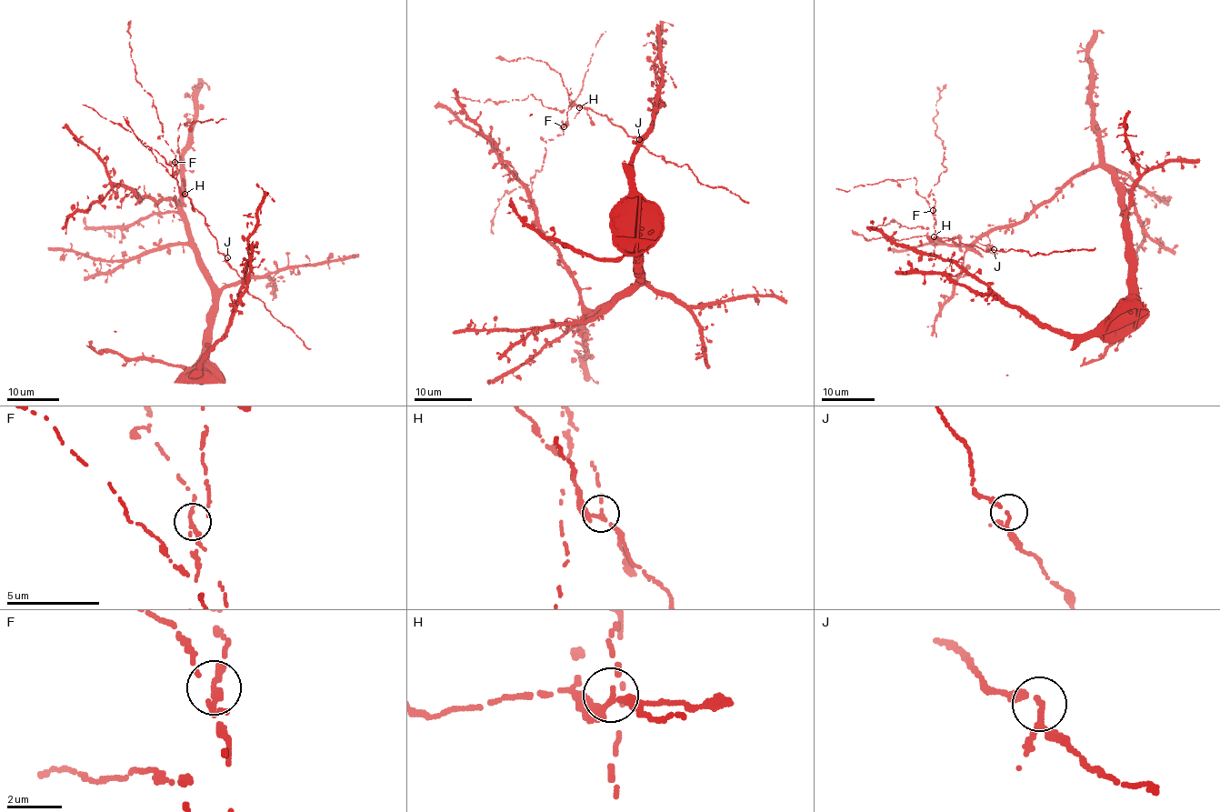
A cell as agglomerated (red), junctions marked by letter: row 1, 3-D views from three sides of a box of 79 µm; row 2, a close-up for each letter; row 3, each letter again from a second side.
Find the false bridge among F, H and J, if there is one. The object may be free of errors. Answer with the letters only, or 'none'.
F

